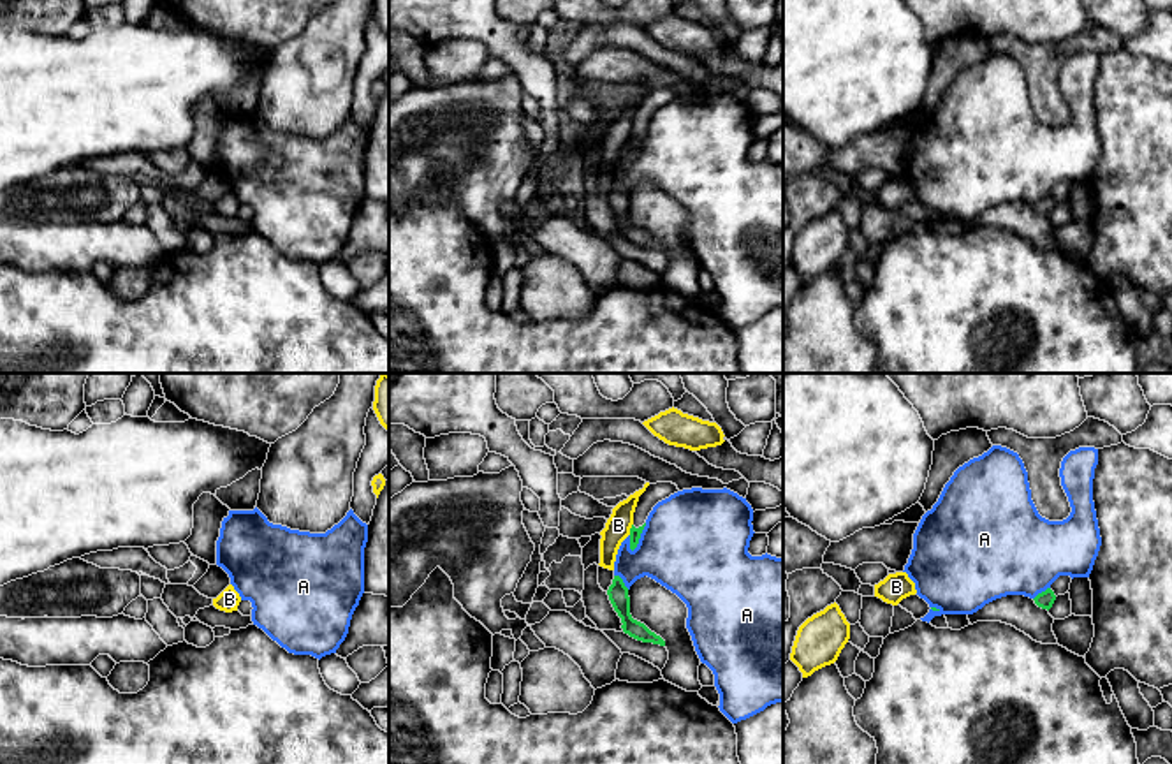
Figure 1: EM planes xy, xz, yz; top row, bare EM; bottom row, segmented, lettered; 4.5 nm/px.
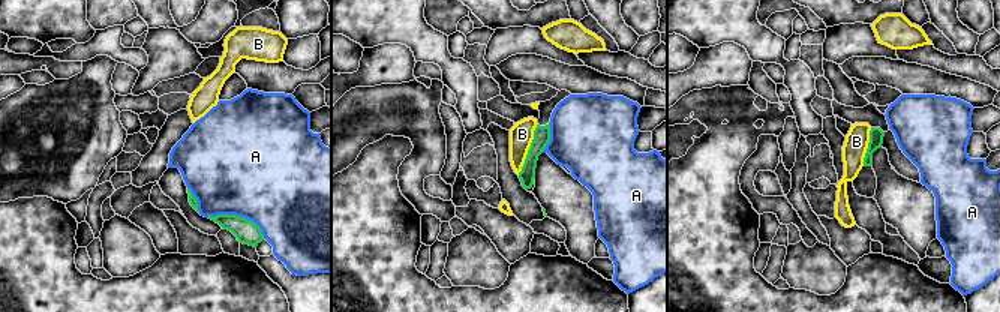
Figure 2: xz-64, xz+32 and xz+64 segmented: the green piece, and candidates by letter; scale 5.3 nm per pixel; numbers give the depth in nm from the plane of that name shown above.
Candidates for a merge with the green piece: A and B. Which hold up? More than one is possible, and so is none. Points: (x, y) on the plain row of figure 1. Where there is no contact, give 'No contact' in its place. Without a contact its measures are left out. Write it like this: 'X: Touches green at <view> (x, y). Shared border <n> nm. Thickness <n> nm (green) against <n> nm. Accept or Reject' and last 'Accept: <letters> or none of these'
A: Touches green at xz (639, 143). Shared border 150 nm. Thickness 50 nm (green) against 480 nm. Reject
B: Touches green at xz (630, 134). Shared border 60 nm. Thickness 50 nm (green) against 110 nm. Reject
Accept: none of these

